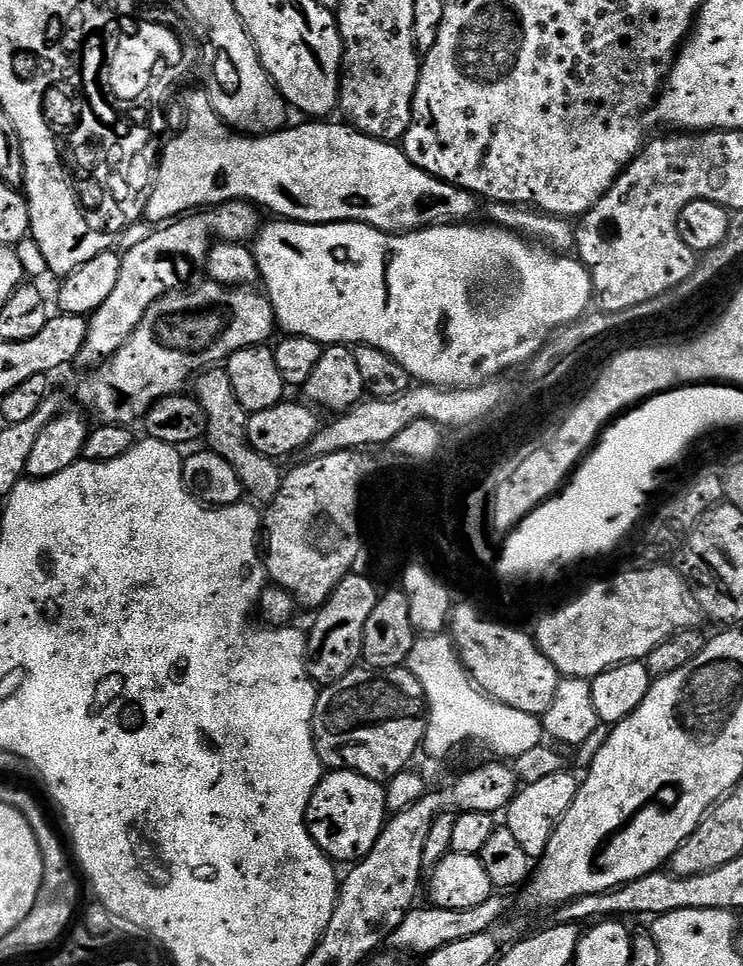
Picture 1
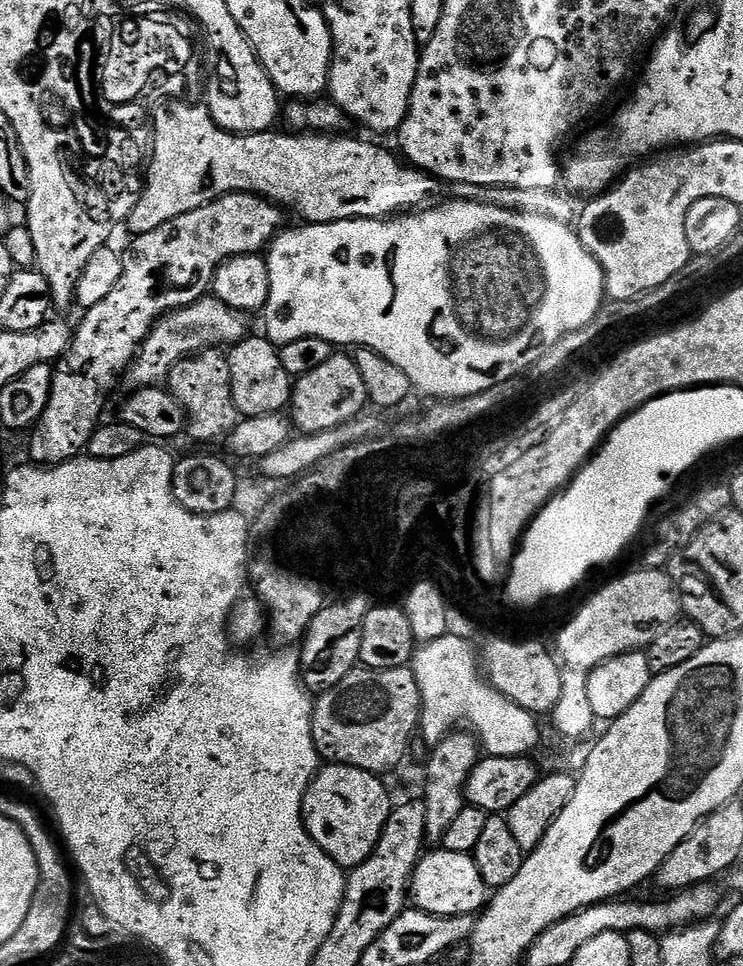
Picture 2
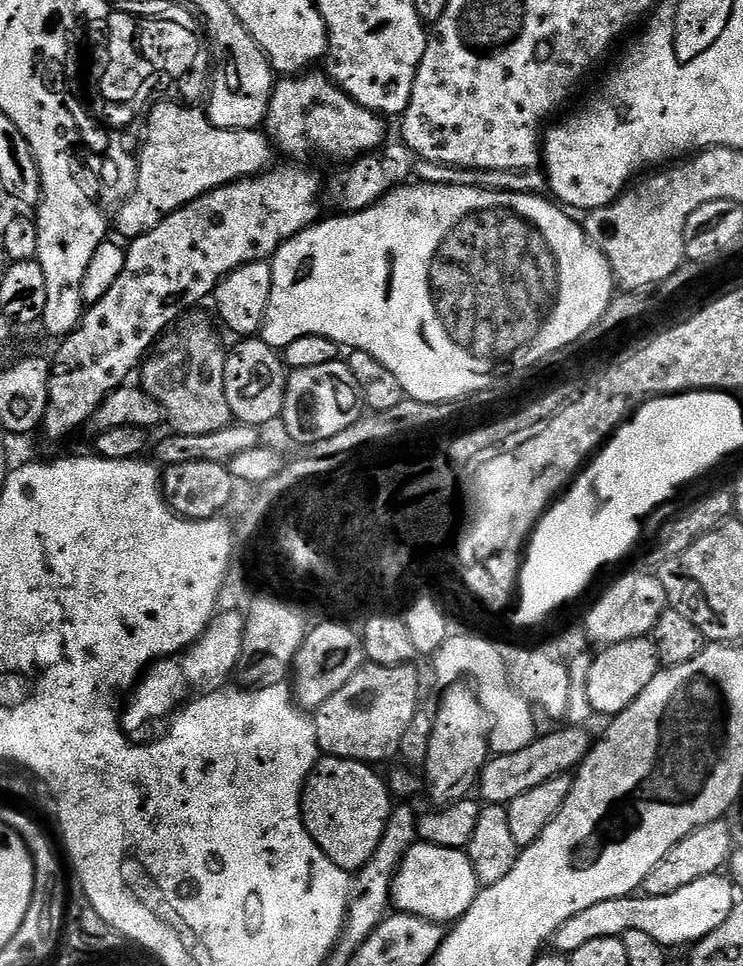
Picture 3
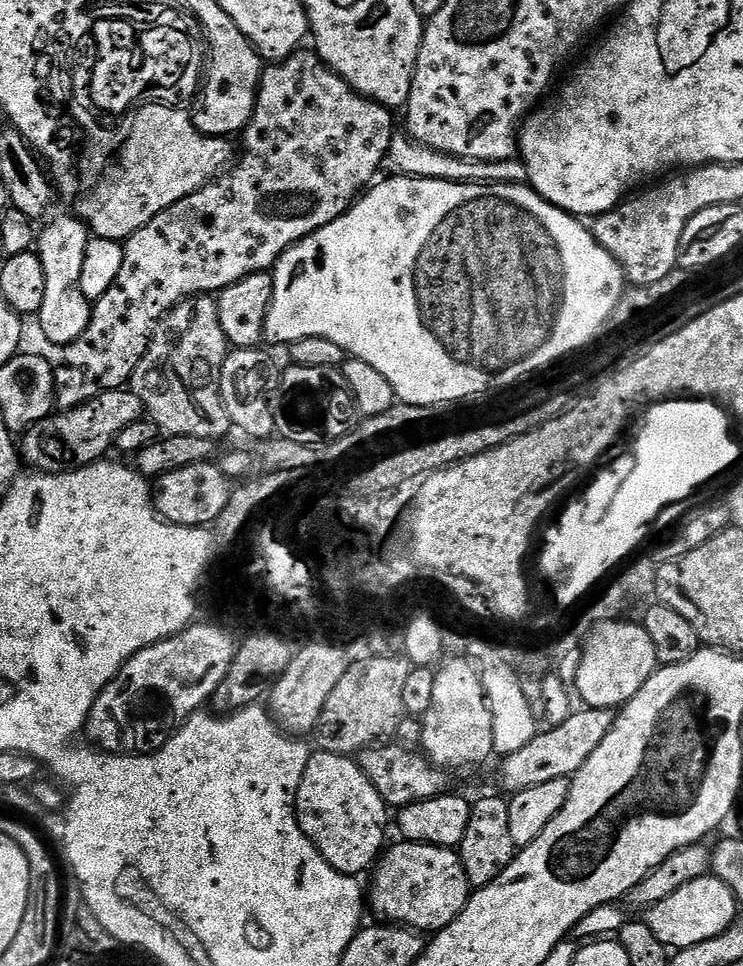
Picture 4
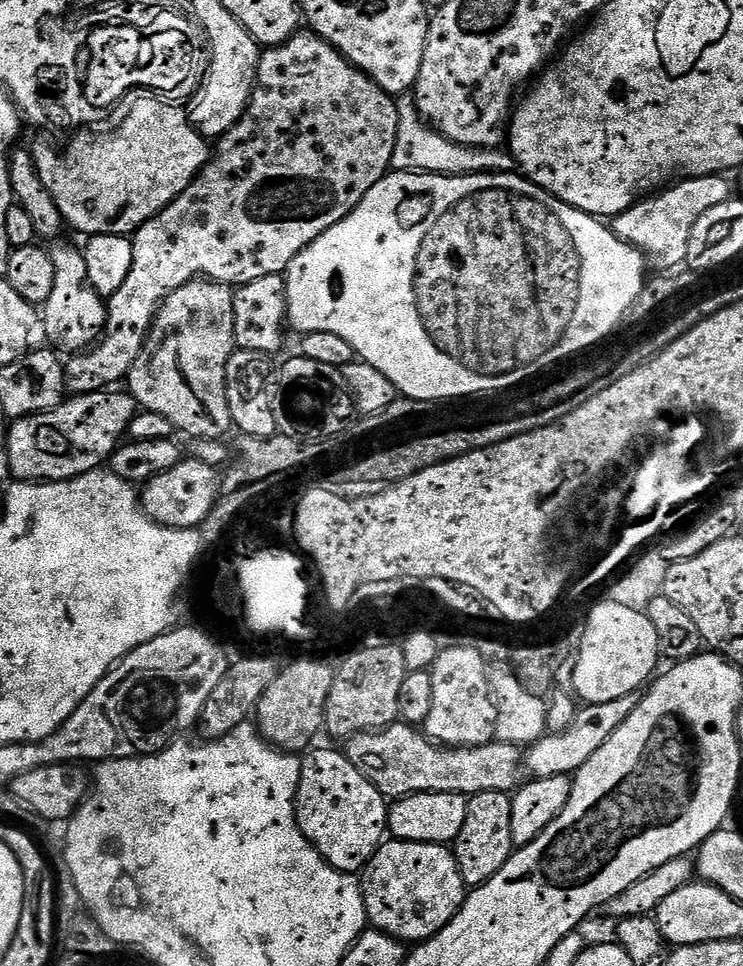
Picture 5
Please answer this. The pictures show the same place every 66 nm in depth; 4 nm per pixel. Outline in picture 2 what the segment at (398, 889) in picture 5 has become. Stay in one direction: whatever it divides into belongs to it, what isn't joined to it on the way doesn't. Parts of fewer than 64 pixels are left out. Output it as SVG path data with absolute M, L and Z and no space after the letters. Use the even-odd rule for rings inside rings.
M428 850L421 855L410 885L410 900L415 907L435 916L470 916L479 913L489 899L490 890L469 853Z

